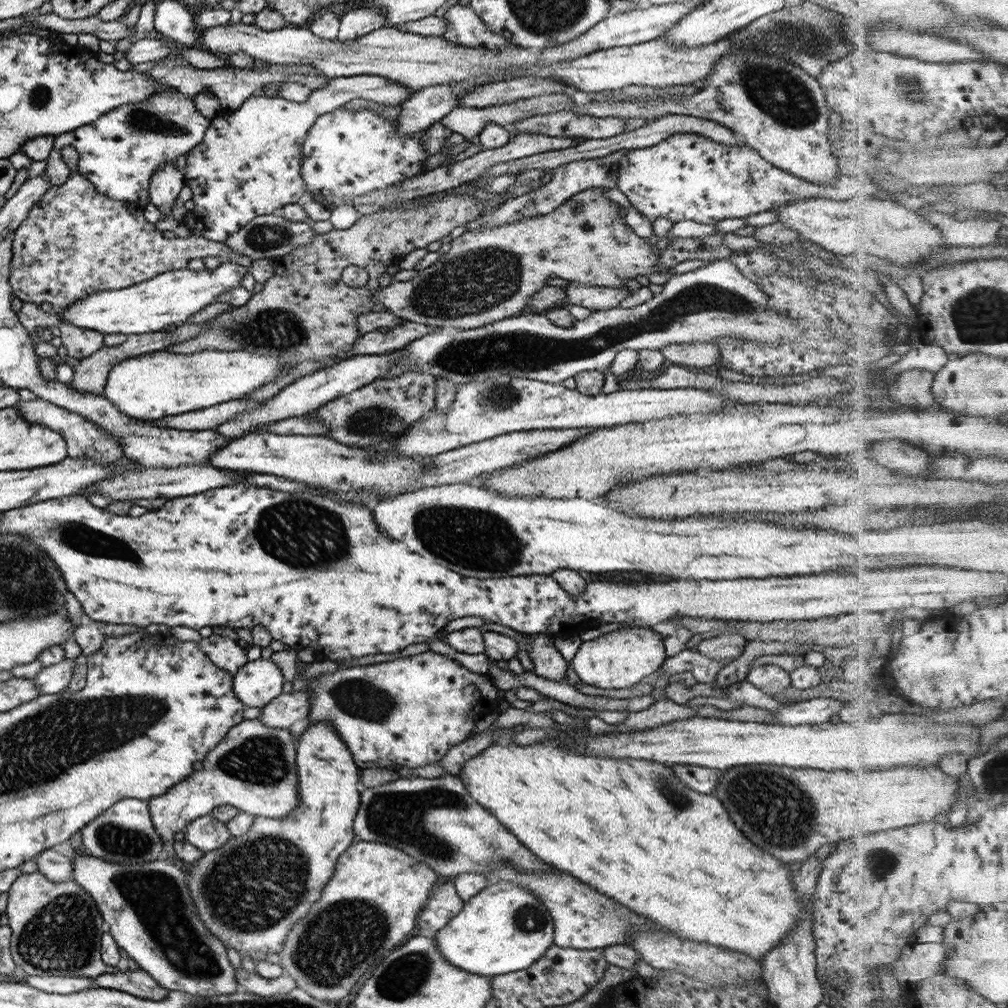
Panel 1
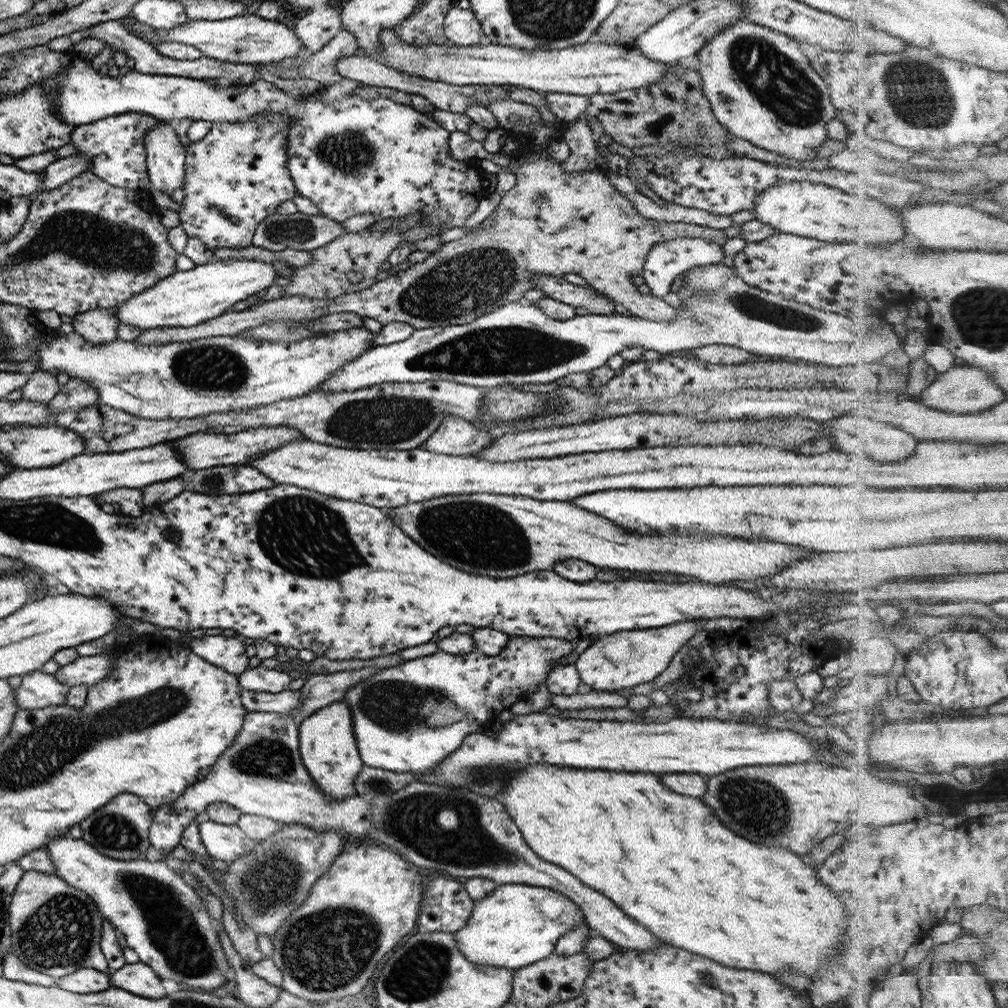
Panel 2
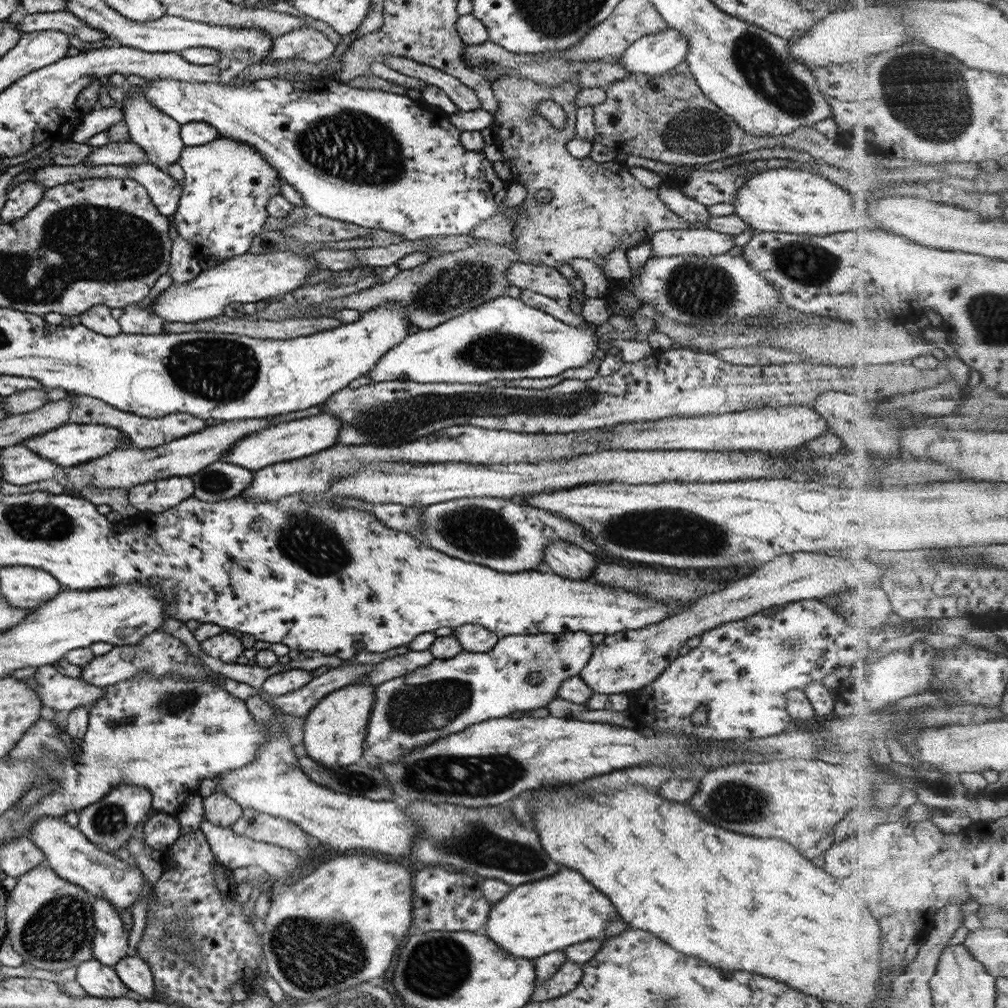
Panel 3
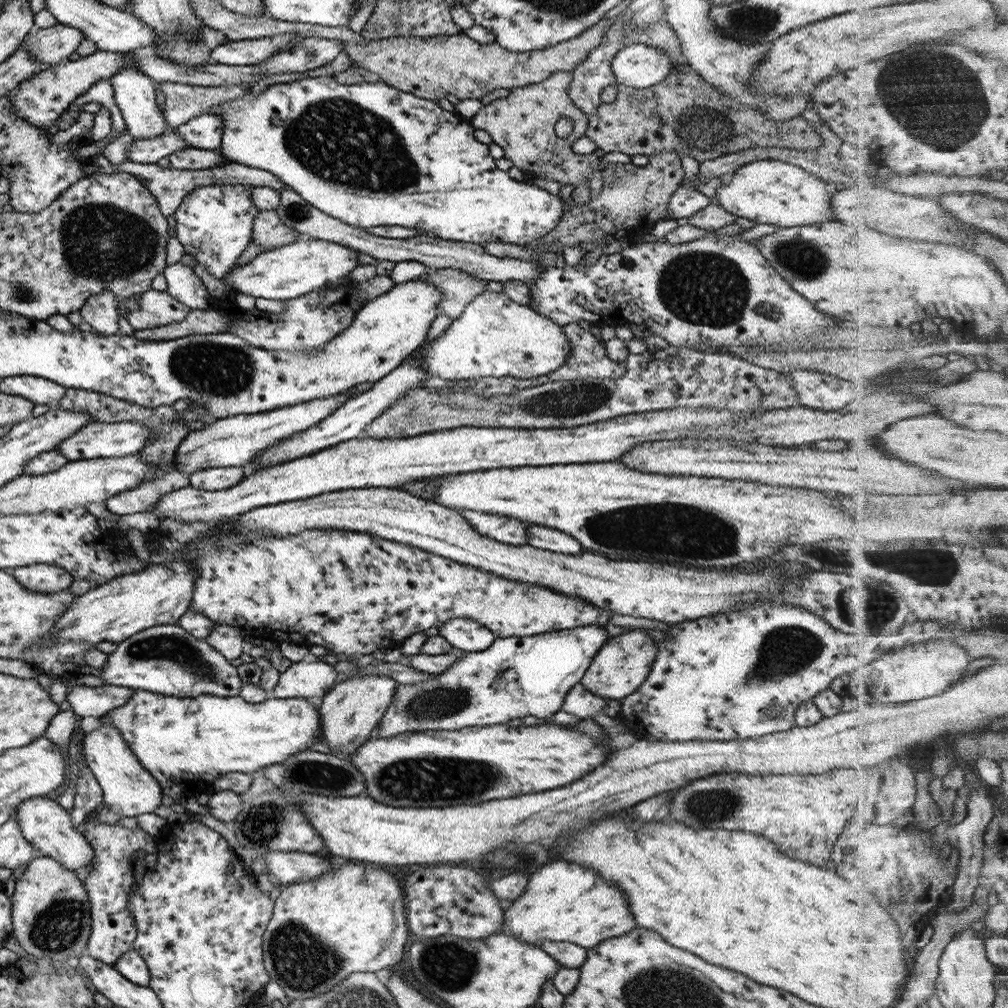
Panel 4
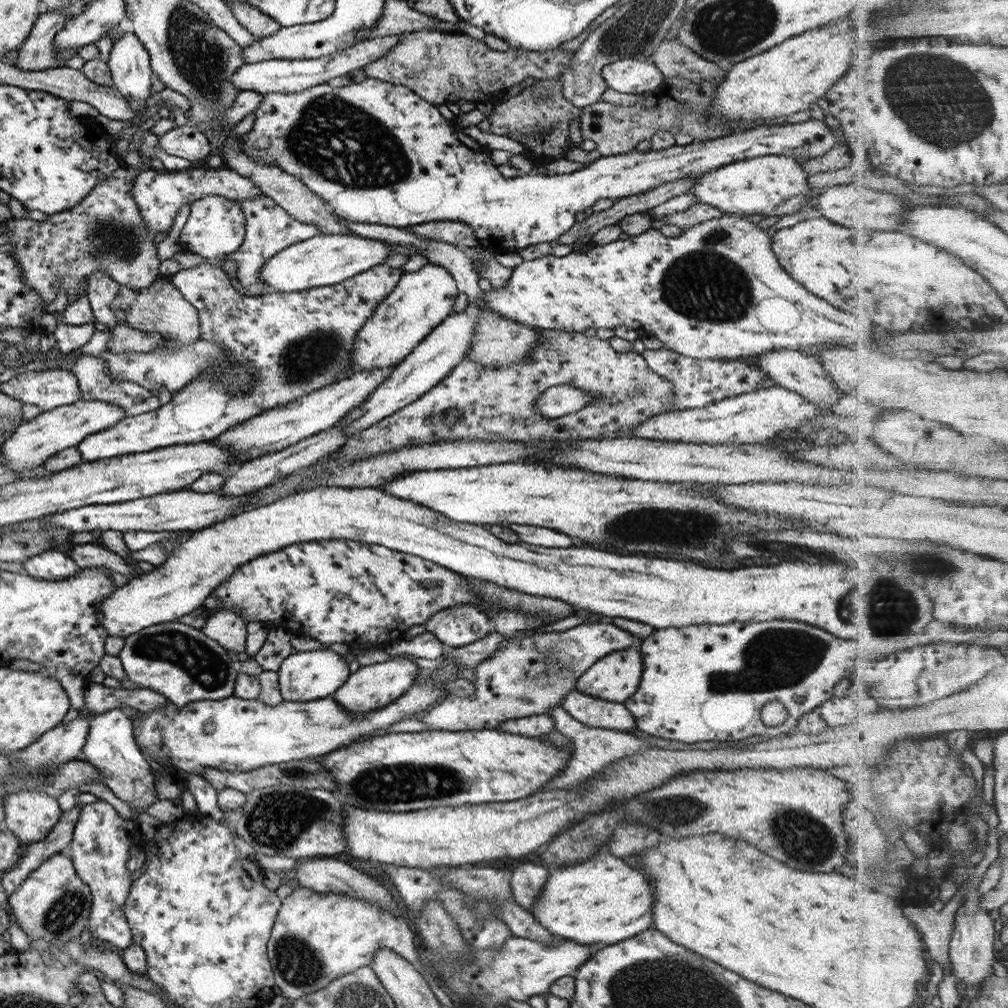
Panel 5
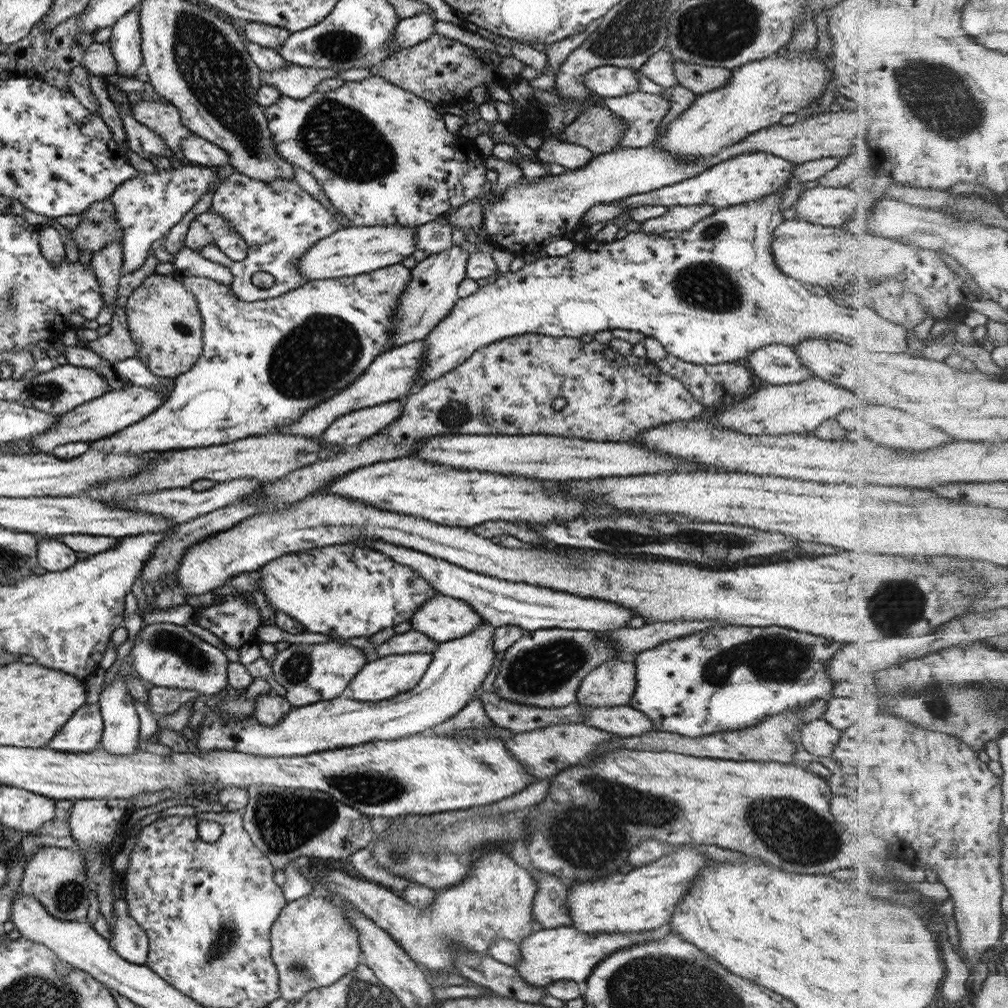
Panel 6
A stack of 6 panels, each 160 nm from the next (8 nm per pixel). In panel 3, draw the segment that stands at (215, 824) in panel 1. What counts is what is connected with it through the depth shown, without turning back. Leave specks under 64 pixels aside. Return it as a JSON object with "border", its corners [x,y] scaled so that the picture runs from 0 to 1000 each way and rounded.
{"border":[[[200,813],[197,822],[201,824],[216,857],[229,864],[232,861],[257,859],[262,865],[262,871],[278,871],[284,865],[290,865],[298,856],[300,848],[296,845],[265,836],[253,835],[242,829],[235,829],[227,820],[217,820]]]}

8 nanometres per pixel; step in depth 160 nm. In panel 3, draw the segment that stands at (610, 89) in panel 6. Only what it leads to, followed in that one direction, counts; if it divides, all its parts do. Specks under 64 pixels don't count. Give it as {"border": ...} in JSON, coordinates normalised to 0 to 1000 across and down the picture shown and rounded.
{"border":[[[662,26],[656,32],[630,39],[615,54],[613,62],[625,73],[650,76],[680,61],[682,47],[678,35]]]}

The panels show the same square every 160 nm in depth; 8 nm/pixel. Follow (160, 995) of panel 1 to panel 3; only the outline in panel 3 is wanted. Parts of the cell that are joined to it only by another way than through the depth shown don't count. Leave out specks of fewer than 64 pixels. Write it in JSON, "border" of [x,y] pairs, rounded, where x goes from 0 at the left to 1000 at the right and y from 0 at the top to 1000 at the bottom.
{"border":[[[133,946],[119,950],[113,957],[115,967],[135,990],[151,991],[153,974],[147,956]]]}

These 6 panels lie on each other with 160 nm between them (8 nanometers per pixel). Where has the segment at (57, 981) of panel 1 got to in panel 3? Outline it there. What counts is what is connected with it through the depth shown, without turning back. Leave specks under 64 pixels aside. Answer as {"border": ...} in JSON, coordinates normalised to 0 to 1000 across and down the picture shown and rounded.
{"border":[[[92,950],[83,952],[75,958],[74,973],[94,990],[118,990],[132,986],[115,967],[111,957],[100,956]]]}

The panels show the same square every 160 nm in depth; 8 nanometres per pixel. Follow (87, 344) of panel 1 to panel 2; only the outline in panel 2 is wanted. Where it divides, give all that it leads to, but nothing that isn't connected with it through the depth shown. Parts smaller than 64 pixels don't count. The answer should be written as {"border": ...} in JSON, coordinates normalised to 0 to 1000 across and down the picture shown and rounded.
{"border":[[[112,304],[108,306],[93,306],[92,308],[85,308],[78,312],[73,312],[69,319],[72,328],[79,331],[88,341],[92,343],[102,343],[106,339],[111,339],[115,335],[117,324],[117,315],[113,313]]]}

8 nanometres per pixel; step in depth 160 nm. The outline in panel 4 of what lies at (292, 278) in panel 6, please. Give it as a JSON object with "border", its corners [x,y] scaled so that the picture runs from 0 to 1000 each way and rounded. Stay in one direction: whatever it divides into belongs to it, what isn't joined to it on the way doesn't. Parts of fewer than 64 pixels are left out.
{"border":[[[256,208],[251,214],[249,239],[266,249],[296,238],[298,232],[277,219],[274,208]]]}

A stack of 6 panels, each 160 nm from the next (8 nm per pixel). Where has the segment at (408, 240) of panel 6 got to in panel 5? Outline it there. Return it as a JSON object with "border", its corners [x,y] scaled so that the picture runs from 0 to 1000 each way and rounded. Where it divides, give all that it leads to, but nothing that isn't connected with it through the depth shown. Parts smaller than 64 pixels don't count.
{"border":[[[316,232],[274,250],[257,269],[265,290],[289,290],[309,285],[328,284],[340,280],[370,264],[380,262],[387,246],[376,237],[360,236],[346,232]]]}

